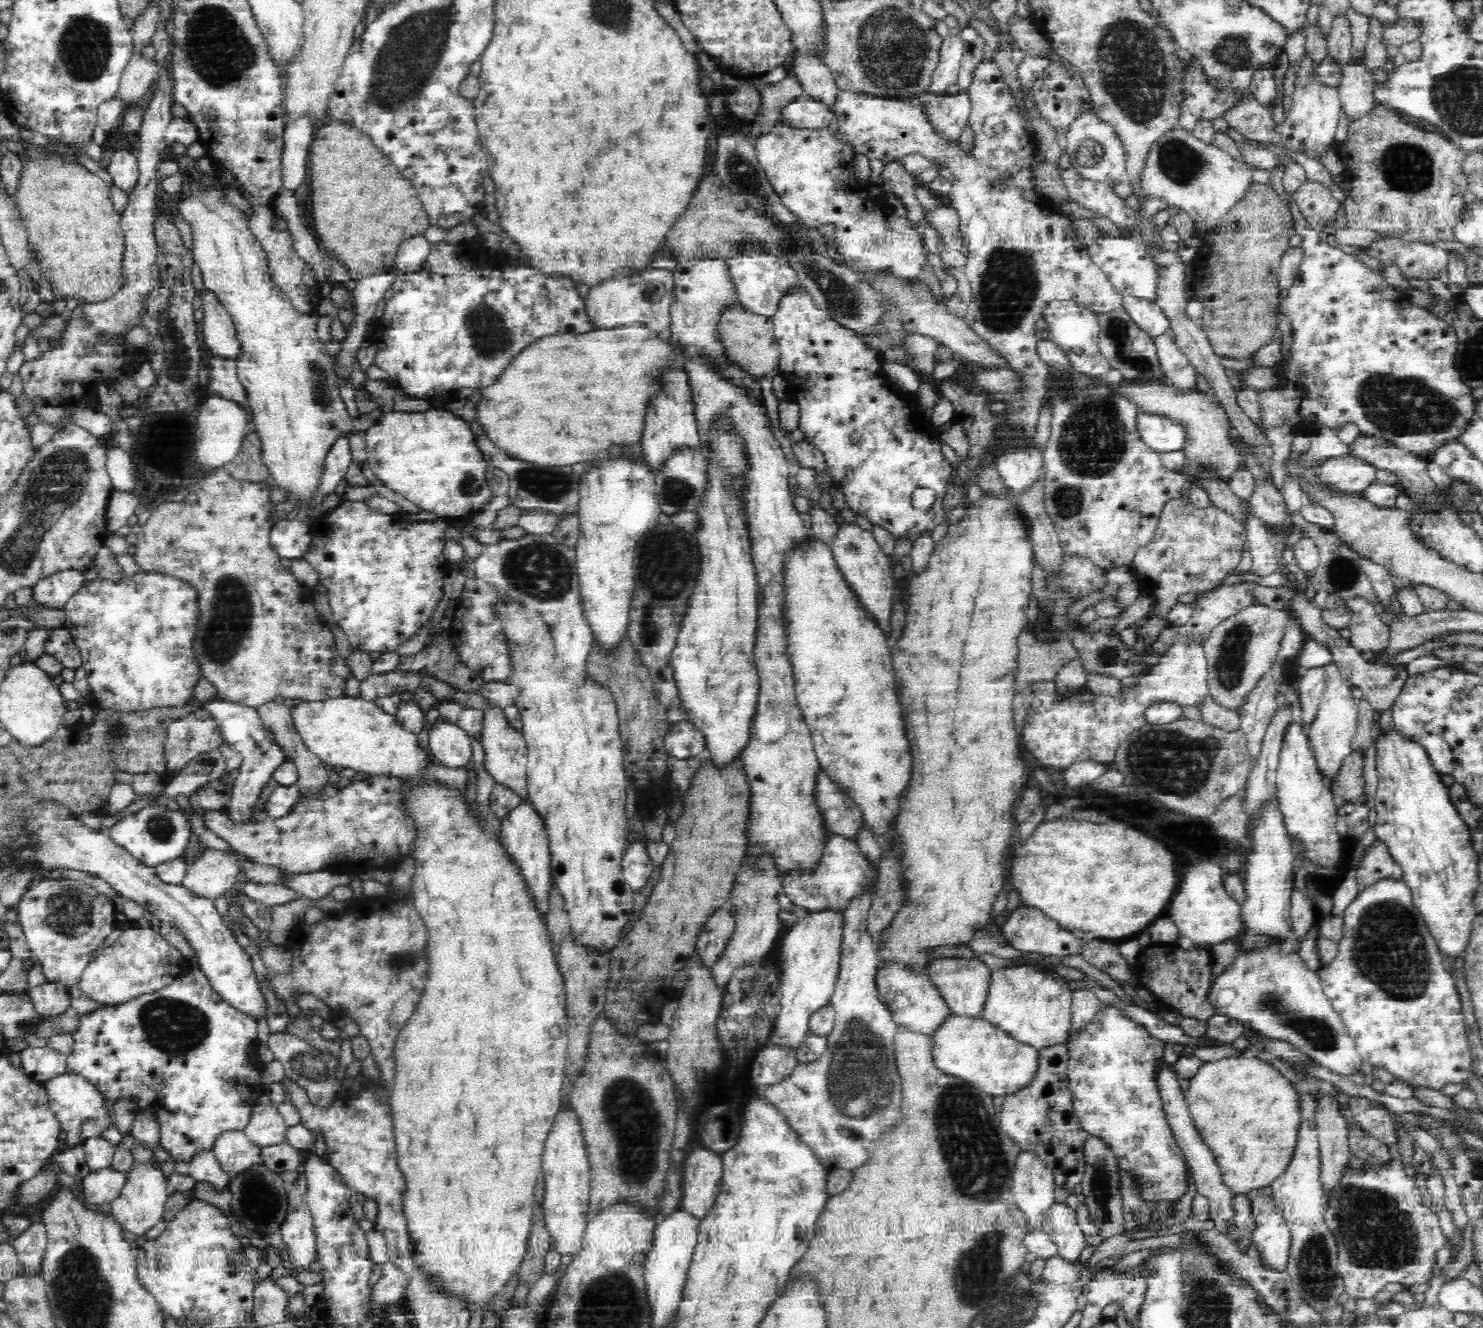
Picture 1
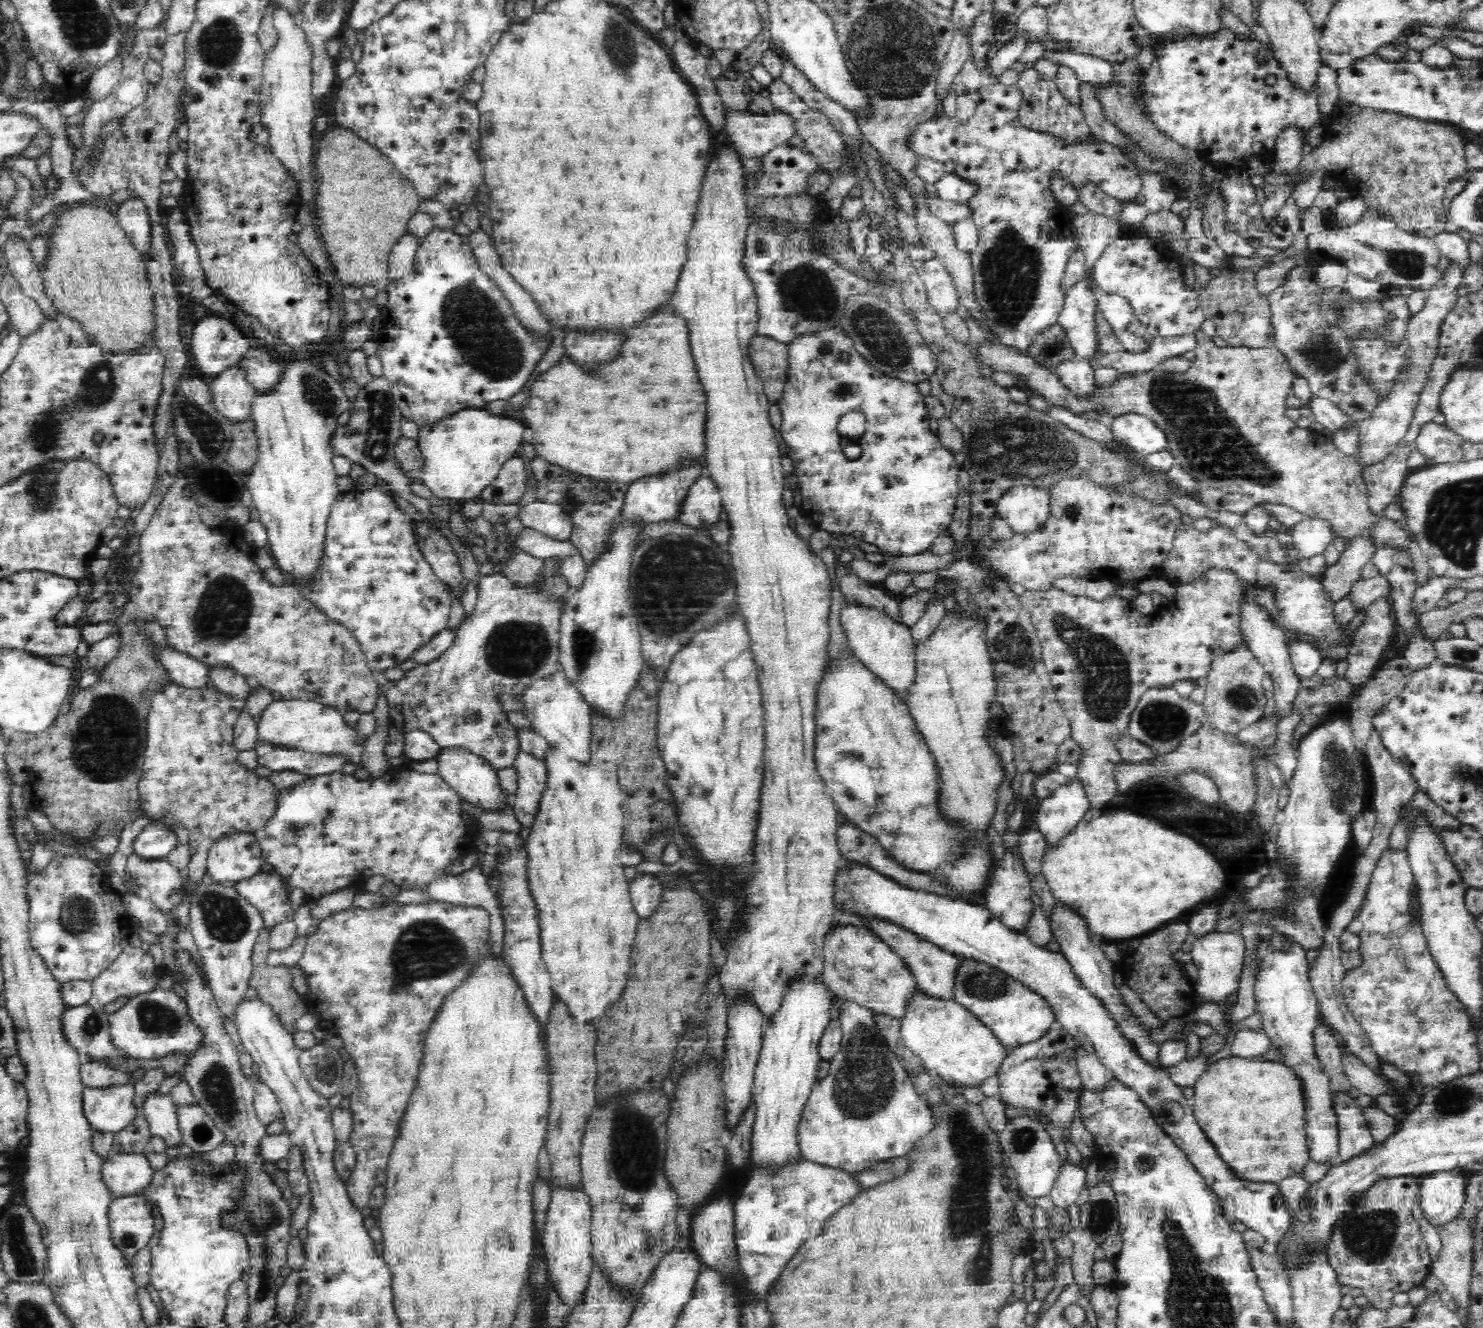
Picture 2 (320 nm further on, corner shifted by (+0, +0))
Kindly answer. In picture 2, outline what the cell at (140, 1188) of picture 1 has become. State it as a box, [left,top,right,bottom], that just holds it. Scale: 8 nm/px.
[108,1194,154,1267]

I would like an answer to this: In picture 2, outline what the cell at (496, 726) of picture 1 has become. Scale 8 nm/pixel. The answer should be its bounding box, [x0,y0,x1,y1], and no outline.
[511,751,545,831]

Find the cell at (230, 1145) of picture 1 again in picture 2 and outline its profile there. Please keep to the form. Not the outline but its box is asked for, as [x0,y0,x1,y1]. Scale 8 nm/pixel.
[177,1105,225,1152]

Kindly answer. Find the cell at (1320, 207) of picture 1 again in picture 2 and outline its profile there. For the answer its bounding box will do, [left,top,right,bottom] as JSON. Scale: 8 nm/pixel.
[1294,104,1466,238]

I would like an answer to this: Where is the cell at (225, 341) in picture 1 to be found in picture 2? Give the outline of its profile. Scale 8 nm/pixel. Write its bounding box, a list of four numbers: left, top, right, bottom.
[238,348,280,390]

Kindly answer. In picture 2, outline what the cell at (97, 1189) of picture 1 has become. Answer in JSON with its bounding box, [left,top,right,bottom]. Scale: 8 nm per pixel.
[101,1154,153,1198]

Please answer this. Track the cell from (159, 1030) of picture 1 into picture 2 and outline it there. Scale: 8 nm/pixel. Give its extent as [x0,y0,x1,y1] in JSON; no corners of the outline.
[108,988,206,1060]

